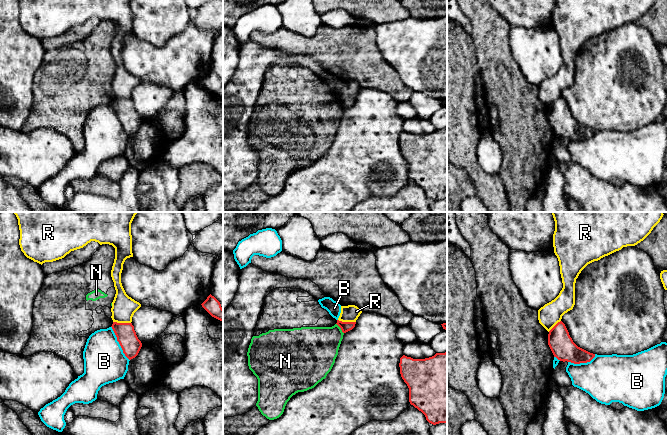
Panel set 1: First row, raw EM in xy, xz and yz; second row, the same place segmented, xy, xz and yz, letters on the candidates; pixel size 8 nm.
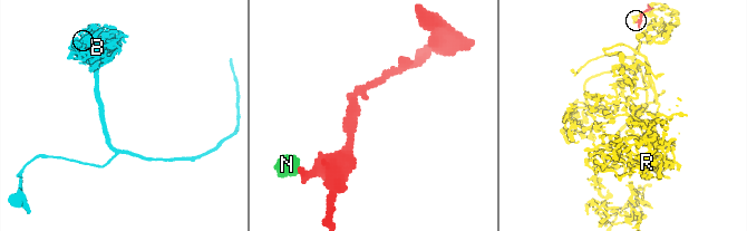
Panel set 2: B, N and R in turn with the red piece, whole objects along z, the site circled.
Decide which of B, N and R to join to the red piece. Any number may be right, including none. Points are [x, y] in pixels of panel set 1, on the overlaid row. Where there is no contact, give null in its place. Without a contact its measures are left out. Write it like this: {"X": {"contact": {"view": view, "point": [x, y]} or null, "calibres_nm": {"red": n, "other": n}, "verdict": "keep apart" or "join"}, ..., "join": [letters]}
{"B": {"contact": {"view": "xy", "point": [119, 343]}, "calibres_nm": {"red": 160, "other": 340}, "verdict": "keep apart"}, "N": {"contact": {"view": "xz", "point": [340, 327]}, "calibres_nm": {"red": 80, "other": 340}, "verdict": "keep apart"}, "R": {"contact": {"view": "xy", "point": [122, 323]}, "calibres_nm": {"red": 160, "other": 190}, "verdict": "keep apart"}, "join": []}

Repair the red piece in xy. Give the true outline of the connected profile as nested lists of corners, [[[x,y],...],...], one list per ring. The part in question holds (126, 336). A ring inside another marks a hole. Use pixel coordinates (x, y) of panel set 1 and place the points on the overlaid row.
[[[113,322],[111,327],[125,356],[129,360],[135,358],[142,347],[142,343],[138,339],[132,323]]]

